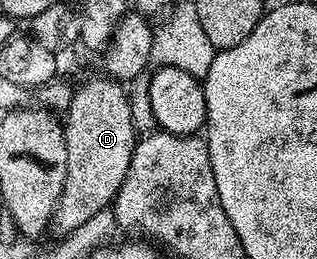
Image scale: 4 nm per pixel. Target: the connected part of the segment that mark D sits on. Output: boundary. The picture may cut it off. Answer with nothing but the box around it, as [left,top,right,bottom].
[51,75,138,235]

